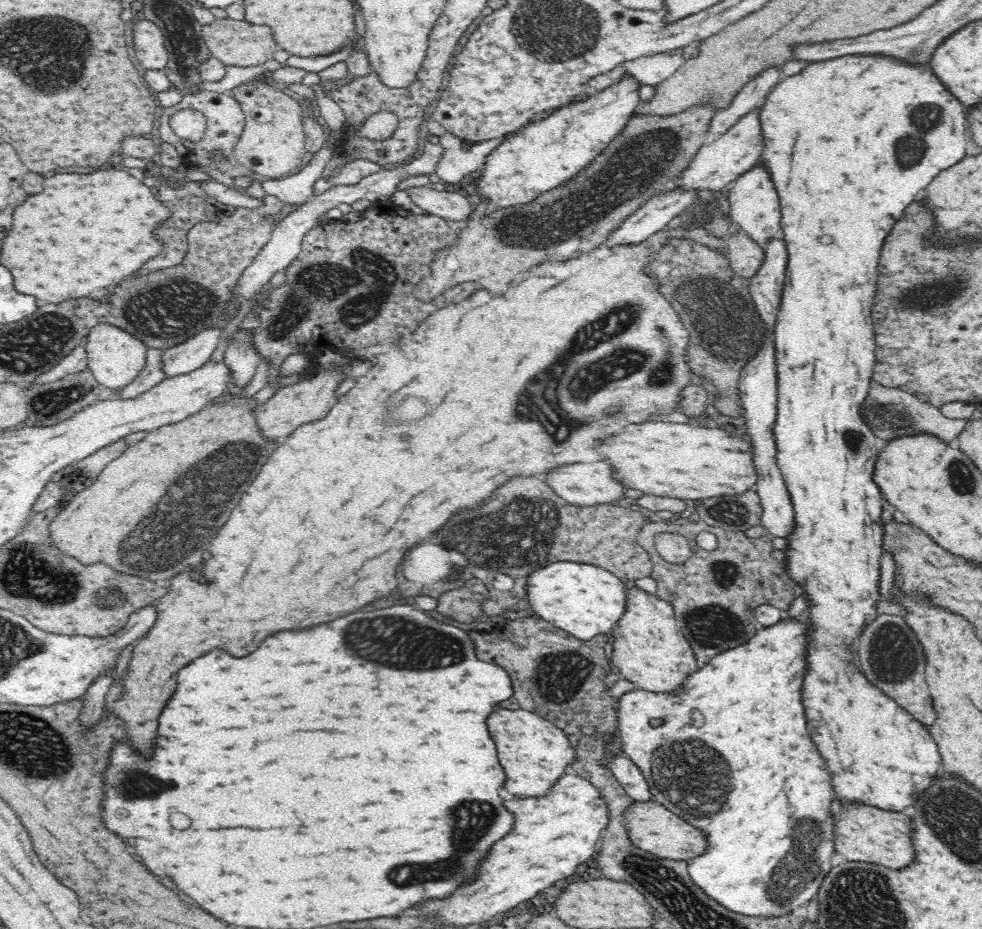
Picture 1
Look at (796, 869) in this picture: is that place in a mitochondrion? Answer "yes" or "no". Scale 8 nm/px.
yes

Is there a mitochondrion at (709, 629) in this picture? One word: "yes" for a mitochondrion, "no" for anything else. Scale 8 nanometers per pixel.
yes

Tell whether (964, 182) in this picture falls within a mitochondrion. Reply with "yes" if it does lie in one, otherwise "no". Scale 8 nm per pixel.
no

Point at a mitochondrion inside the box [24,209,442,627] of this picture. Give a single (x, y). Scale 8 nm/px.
(216, 475)

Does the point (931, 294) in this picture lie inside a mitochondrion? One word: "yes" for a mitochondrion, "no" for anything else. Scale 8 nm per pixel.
yes

